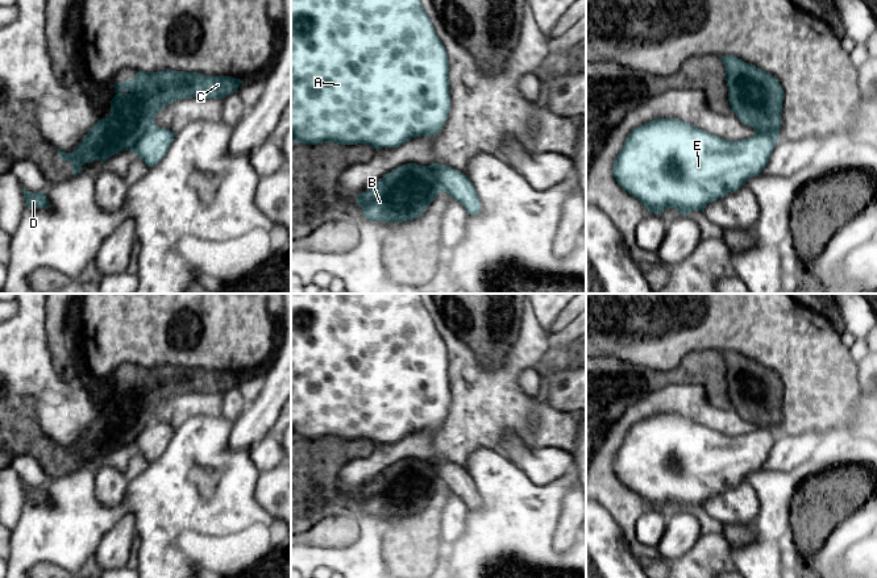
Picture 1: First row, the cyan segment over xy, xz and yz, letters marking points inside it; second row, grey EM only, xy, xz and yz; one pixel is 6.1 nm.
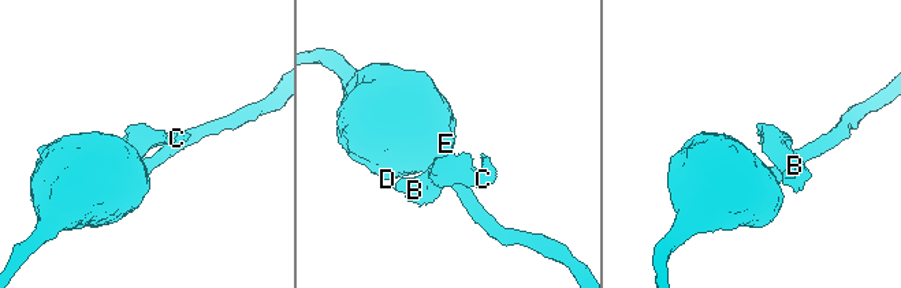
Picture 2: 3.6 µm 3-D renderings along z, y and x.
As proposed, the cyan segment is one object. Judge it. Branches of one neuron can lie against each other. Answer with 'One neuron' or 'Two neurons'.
Two neurons

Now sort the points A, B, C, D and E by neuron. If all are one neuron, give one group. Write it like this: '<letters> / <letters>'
A D E / B C

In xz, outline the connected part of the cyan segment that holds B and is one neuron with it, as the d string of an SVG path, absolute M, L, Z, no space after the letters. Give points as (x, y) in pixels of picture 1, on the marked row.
M407 163L386 174L356 200L369 221L404 223L421 216L440 192L432 165Z

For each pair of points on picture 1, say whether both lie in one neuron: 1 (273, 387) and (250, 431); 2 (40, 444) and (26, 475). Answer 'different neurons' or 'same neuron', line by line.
1: same neuron
2: different neurons

